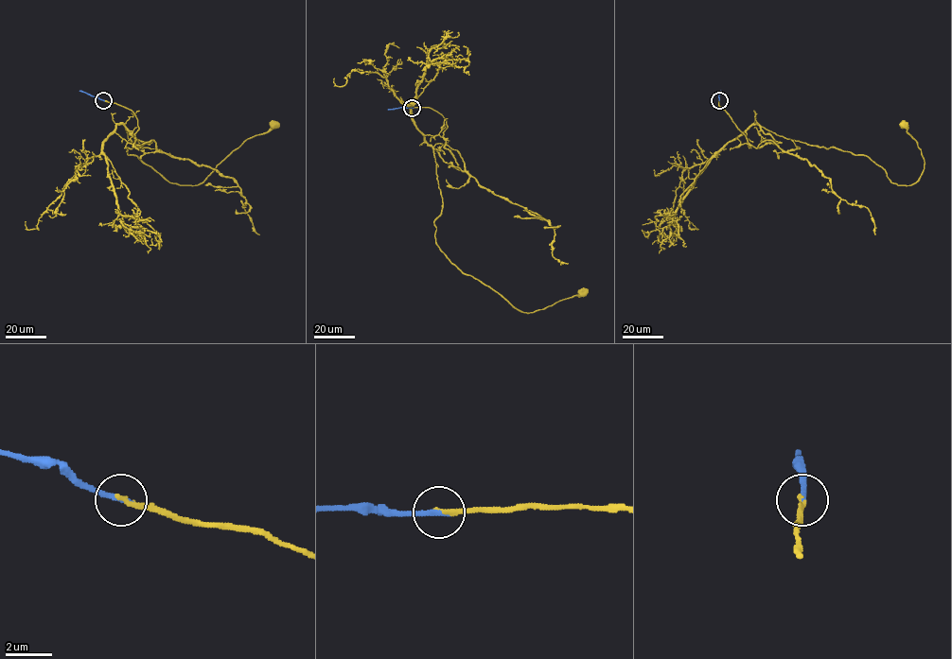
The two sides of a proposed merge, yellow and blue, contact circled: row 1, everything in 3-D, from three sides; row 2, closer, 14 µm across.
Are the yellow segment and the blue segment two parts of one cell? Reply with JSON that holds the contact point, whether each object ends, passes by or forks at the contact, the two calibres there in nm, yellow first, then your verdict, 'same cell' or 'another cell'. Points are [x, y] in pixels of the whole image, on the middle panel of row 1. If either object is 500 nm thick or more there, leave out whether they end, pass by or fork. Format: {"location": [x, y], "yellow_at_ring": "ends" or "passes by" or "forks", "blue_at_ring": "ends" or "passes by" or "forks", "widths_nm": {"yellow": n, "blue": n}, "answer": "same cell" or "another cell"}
{"location": [412, 108], "yellow_at_ring": "ends", "blue_at_ring": "ends", "widths_nm": {"yellow": 200, "blue": 240}, "answer": "same cell"}

